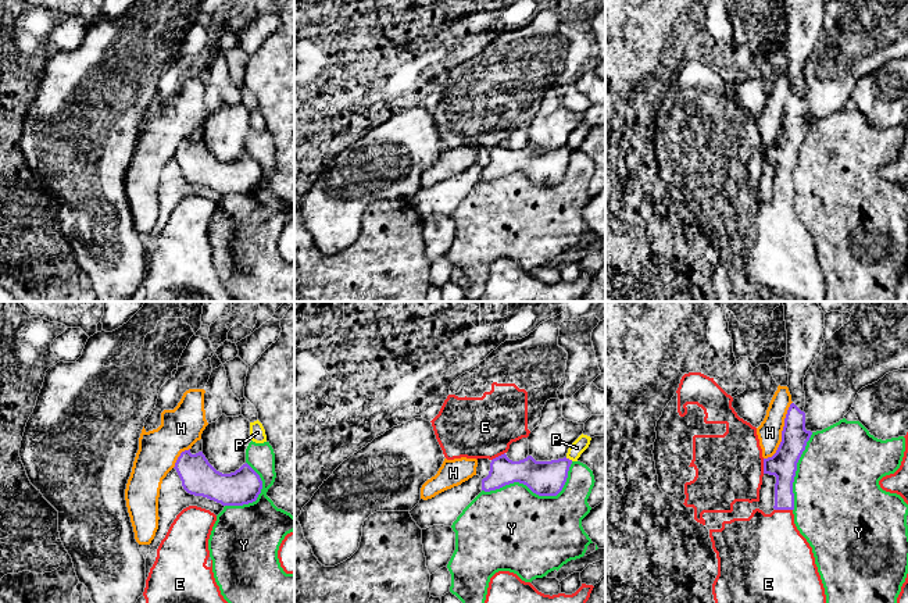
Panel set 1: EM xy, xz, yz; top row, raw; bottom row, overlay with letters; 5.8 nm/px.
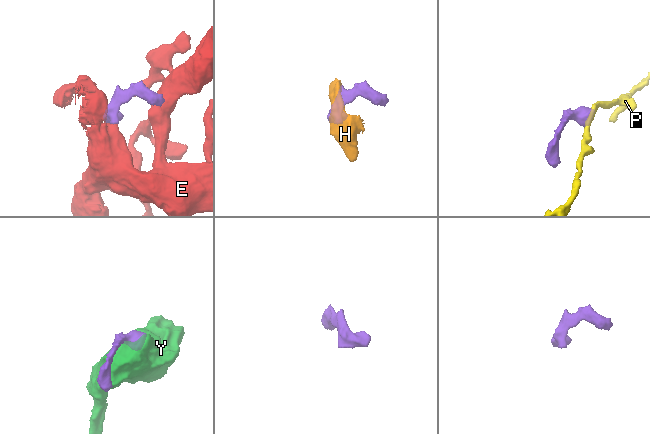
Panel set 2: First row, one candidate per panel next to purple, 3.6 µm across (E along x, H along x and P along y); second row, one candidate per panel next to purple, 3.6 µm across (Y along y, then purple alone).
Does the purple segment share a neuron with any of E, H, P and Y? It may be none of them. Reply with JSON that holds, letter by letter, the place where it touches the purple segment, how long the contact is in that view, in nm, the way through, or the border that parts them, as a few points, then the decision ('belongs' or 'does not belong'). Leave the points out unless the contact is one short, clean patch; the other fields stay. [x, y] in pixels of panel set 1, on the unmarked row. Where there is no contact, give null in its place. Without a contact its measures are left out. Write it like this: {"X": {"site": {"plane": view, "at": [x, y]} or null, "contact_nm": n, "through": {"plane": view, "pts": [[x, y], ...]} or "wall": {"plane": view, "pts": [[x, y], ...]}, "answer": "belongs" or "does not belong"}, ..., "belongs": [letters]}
{"E": {"site": {"plane": "yz", "at": [783, 197]}, "contact_nm": 100, "answer": "belongs"}, "H": {"site": {"plane": "yz", "at": [782, 121]}, "contact_nm": 380, "wall": {"plane": "yz", "pts": [[792, 91], [785, 107], [782, 129], [778, 138], [764, 147]]}, "answer": "does not belong"}, "P": {"site": {"plane": "xz", "at": [568, 147]}, "contact_nm": 50, "wall": {"plane": "xz", "pts": [[565, 146], [572, 149]]}, "answer": "does not belong"}, "Y": {"site": {"plane": "xz", "at": [535, 181]}, "contact_nm": 550, "answer": "does not belong"}, "belongs": ["E"]}

